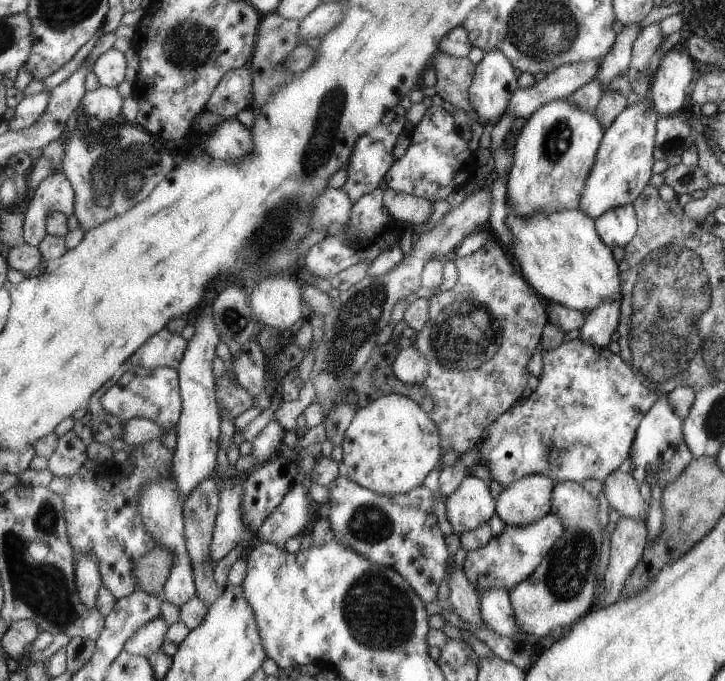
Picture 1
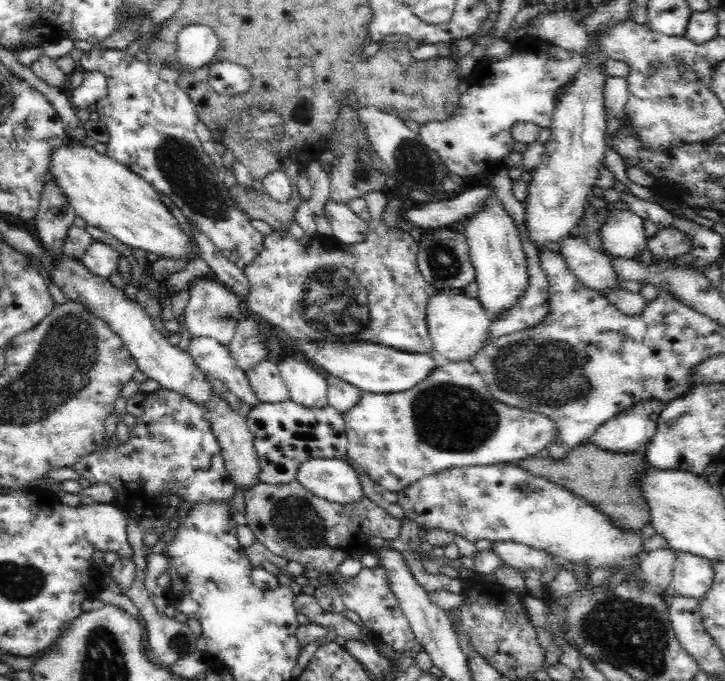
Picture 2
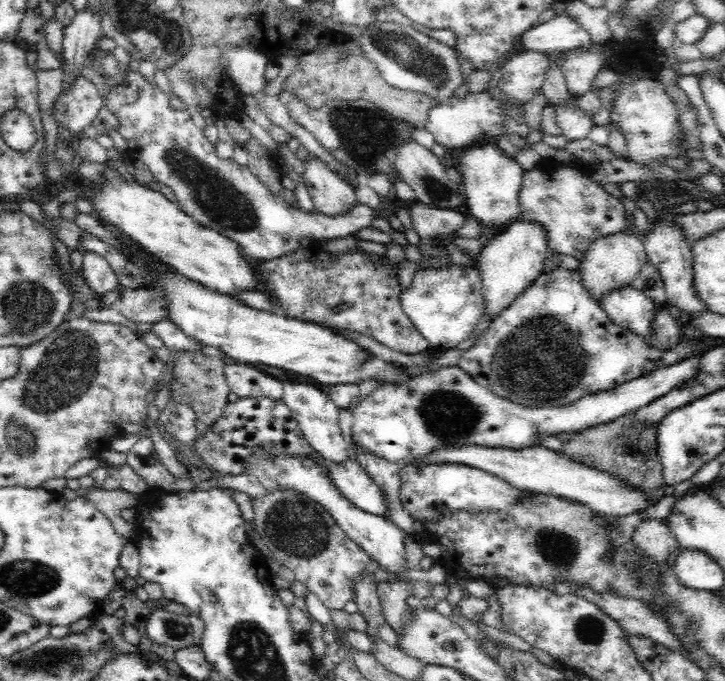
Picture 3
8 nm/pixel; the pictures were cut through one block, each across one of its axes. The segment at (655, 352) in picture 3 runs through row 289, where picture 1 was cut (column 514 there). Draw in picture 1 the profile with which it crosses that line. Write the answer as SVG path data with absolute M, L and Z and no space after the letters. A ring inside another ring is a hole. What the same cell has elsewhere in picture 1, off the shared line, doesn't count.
M549 513L547 517L532 525L524 527L505 525L500 536L493 537L483 548L467 552L463 570L470 583L473 583L477 588L478 594L482 589L494 587L509 592L539 569L548 552L563 537L563 532L566 529L563 520L553 513Z

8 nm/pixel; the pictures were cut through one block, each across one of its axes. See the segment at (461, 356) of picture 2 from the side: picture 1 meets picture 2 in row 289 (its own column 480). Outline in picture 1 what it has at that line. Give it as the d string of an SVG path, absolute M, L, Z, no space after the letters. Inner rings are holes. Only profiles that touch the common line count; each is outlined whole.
M580 338L570 340L570 342L563 342L558 349L547 350L542 348L542 362L544 368L539 377L540 383L535 392L530 392L528 396L521 399L520 406L512 406L507 413L498 418L487 430L484 432L484 438L480 440L481 460L490 469L492 480L496 480L500 485L511 485L522 478L529 475L547 475L548 478L554 480L556 484L563 481L576 482L582 484L588 479L597 479L601 483L617 469L626 466L631 457L631 449L634 445L635 435L638 433L640 422L643 421L648 410L651 410L655 403L659 400L653 387L646 388L646 384L642 384L641 380L636 378L637 371L634 370L627 362L618 354L613 354L608 347L598 347L592 344L588 345Z

